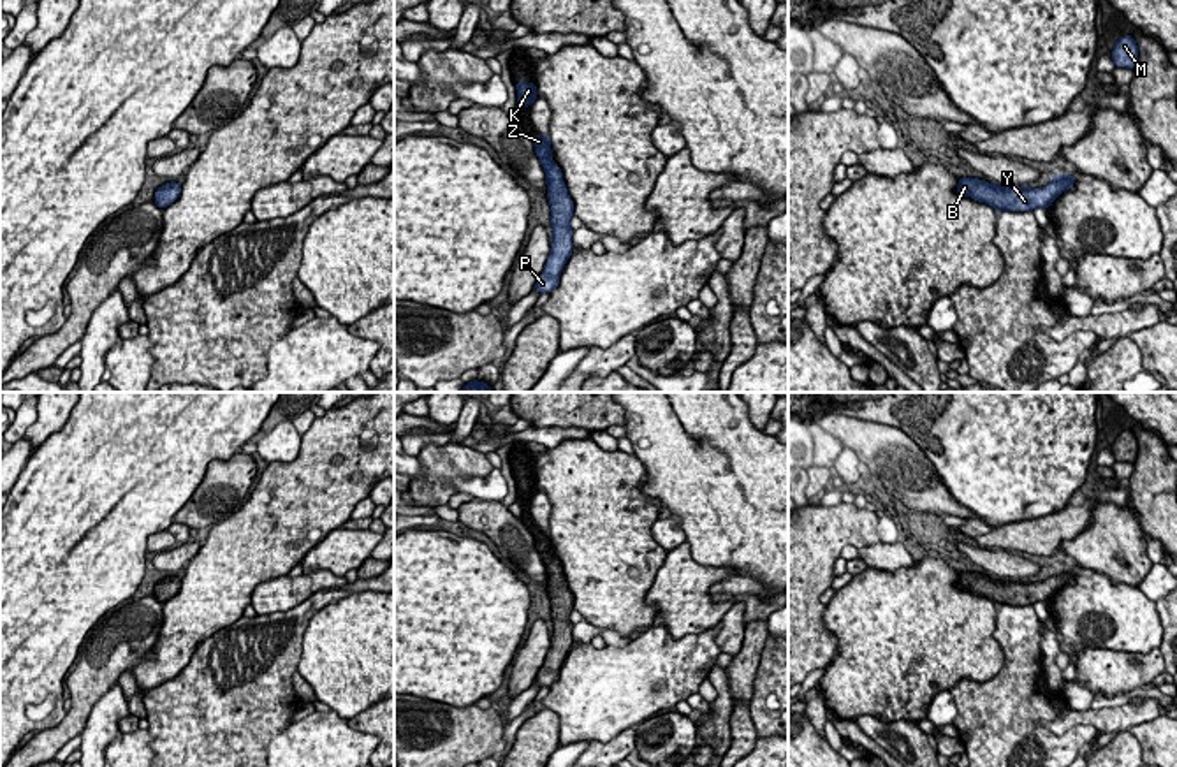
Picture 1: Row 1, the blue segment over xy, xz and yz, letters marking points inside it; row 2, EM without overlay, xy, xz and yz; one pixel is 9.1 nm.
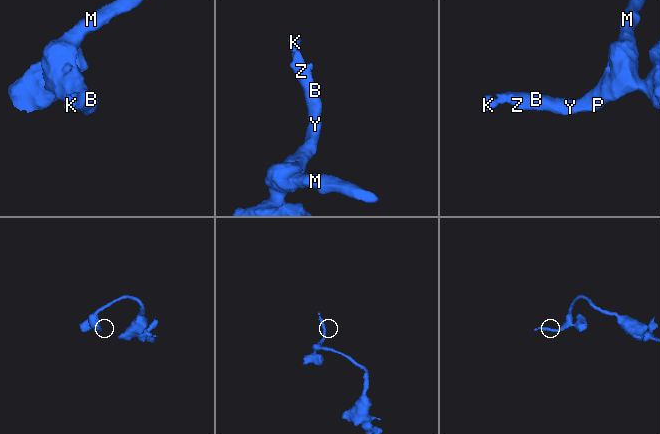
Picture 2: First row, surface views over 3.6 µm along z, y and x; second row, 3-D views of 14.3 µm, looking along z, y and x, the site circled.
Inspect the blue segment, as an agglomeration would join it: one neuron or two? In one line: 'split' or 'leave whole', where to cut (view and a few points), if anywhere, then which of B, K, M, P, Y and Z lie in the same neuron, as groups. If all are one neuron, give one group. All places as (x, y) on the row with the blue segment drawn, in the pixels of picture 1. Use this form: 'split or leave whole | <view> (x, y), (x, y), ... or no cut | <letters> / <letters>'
leave whole | no cut | B K M P Y Z

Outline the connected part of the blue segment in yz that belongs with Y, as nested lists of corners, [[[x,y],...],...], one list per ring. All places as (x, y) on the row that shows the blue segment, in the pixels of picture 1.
[[[1057,172],[1050,183],[1042,188],[1015,185],[996,186],[978,178],[957,179],[957,194],[991,204],[996,211],[1034,211],[1036,208],[1050,208],[1063,192],[1073,186],[1077,176]]]

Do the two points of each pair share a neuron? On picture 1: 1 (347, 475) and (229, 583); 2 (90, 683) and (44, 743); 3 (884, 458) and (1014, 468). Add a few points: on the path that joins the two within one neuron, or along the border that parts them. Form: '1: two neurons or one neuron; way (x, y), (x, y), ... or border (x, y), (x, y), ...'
1: one neuron; way (317, 495), (259, 553)
2: one neuron; way (83, 699), (78, 716), (60, 734)
3: two neurons; border (903, 430), (933, 465), (952, 496)

